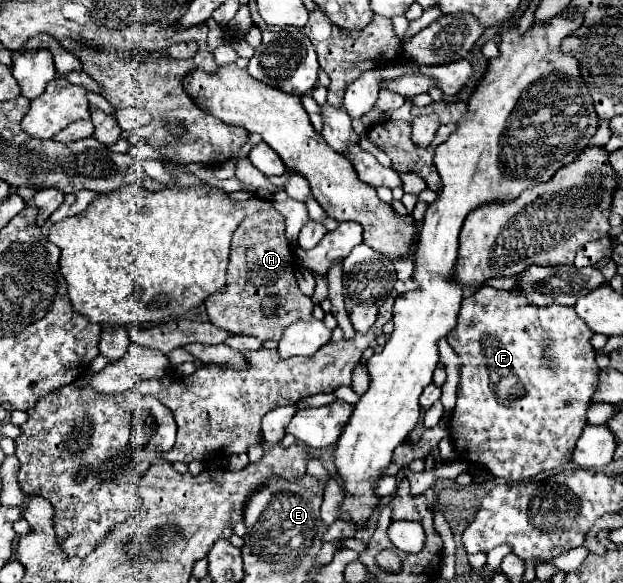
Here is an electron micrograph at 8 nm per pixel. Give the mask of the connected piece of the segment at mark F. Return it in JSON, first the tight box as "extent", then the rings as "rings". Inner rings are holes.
{"extent":[447,287,599,481],"rings":[[[481,287],[471,297],[465,297],[461,311],[459,311],[459,325],[455,331],[451,331],[447,335],[449,345],[461,355],[461,363],[463,363],[461,381],[459,381],[459,389],[457,389],[457,405],[453,409],[451,421],[449,421],[449,431],[451,431],[449,435],[451,435],[457,457],[461,461],[473,463],[477,467],[485,467],[495,477],[501,477],[507,481],[531,479],[541,471],[553,471],[553,469],[559,469],[563,463],[567,463],[571,457],[571,449],[575,447],[575,441],[579,439],[579,433],[587,425],[585,409],[589,407],[591,397],[595,393],[595,373],[599,371],[599,367],[595,363],[595,349],[591,345],[591,337],[593,337],[593,331],[587,327],[587,323],[581,317],[577,317],[574,306],[533,307],[525,301],[523,295],[517,295],[511,291],[499,291],[493,287]]]}

